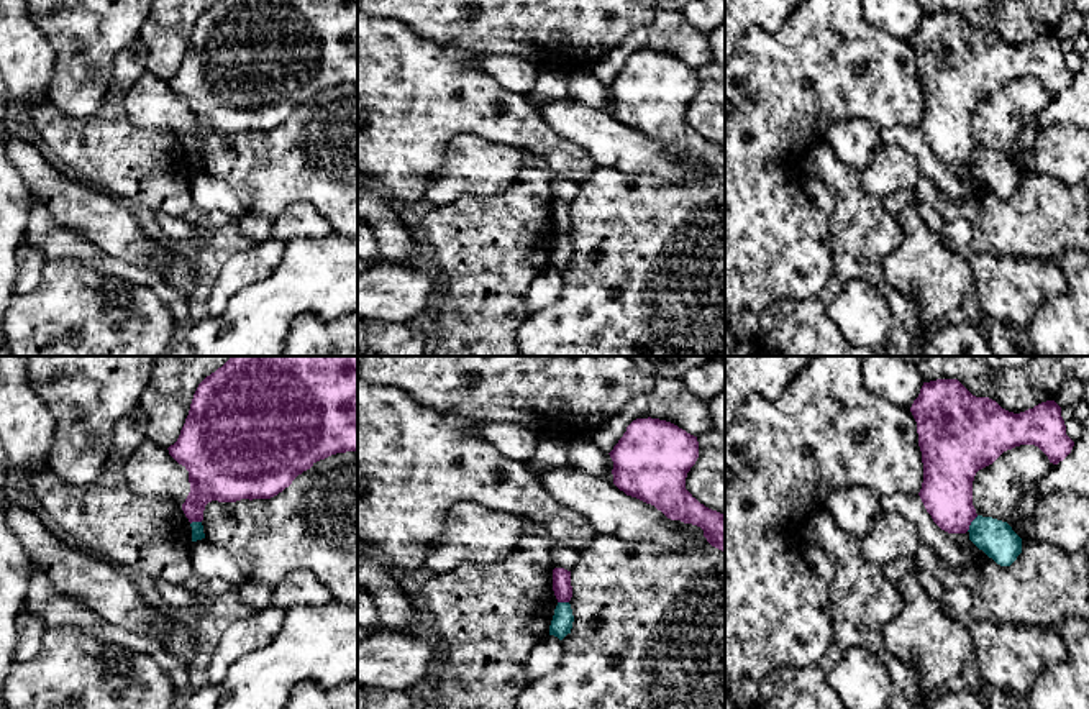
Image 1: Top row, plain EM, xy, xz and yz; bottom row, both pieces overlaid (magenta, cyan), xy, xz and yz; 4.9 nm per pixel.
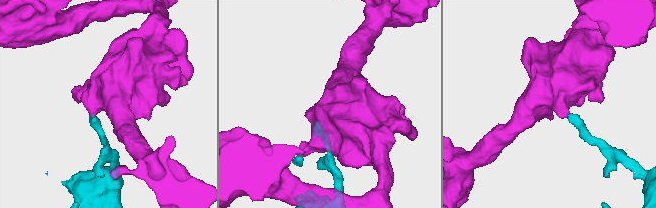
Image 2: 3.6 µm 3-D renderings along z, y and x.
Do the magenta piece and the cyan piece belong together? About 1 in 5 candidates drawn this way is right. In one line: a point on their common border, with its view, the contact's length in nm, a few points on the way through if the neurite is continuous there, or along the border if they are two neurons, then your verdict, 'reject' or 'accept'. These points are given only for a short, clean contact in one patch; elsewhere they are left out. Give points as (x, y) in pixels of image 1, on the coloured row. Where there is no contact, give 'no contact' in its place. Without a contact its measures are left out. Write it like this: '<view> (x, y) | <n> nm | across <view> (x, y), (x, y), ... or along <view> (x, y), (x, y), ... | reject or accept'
yz (970, 524) | 100 nm | along yz (978, 516), (966, 530) | reject

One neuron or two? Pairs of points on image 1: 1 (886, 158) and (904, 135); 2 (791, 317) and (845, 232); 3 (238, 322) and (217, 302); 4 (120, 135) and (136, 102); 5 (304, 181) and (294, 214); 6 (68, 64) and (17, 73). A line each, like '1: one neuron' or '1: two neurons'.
1: two neurons
2: one neuron
3: two neurons
4: two neurons
5: two neurons
6: two neurons

